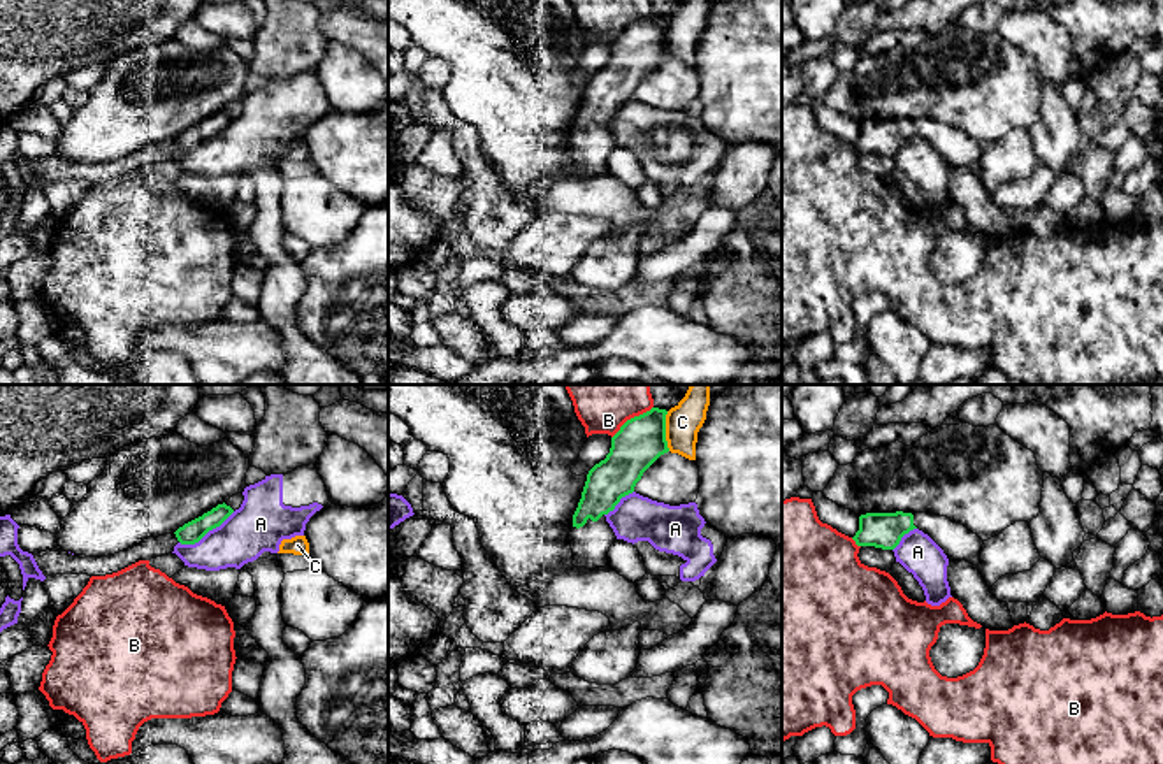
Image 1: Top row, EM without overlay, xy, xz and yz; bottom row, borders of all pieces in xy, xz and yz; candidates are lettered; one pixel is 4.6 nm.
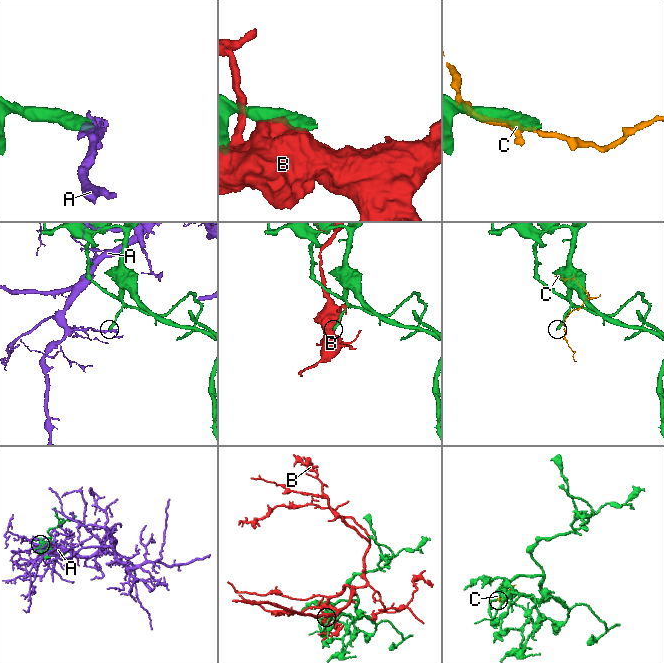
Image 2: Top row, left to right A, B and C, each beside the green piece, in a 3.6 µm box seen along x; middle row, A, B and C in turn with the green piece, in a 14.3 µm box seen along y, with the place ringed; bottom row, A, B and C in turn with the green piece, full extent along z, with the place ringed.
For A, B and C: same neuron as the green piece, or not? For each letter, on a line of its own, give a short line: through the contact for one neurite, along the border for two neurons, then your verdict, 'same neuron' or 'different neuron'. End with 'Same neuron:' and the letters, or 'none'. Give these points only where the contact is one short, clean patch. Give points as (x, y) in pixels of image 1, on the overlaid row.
A: different neuron
B: line xz (652, 406), (631, 417), (612, 438); different neuron
C: different neuron
Same neuron: none

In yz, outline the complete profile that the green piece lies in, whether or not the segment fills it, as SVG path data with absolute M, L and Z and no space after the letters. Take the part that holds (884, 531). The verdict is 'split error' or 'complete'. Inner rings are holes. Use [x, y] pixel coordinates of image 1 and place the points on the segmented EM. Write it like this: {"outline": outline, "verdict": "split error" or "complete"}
{"outline": "M866 513L852 537L857 546L894 550L901 537L919 529L928 534L949 560L966 560L979 567L984 541L964 525L933 513Z", "verdict": "split error"}

